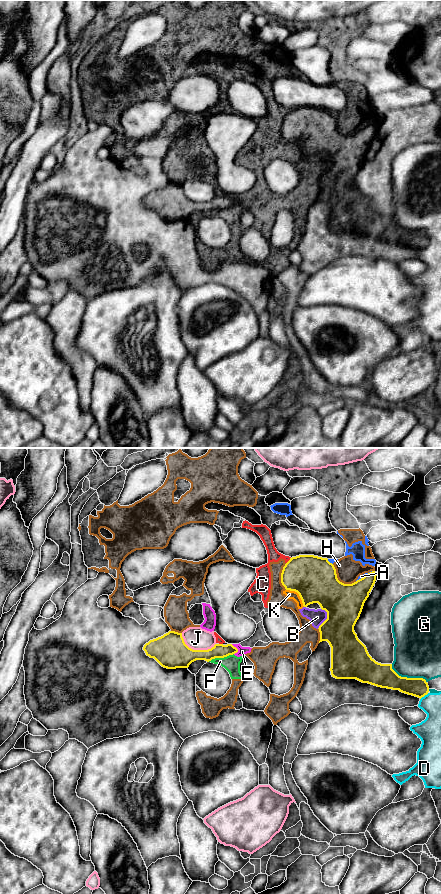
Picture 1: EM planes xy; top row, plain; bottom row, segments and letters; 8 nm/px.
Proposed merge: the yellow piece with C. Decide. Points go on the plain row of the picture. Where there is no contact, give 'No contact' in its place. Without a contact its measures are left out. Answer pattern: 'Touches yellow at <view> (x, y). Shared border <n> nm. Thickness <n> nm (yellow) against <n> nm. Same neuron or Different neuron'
Touches yellow at xy (289, 112). Shared border 70 nm. Thickness 360 nm (yellow) against 120 nm. Different neuron

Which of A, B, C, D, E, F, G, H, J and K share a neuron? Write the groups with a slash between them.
A B C E F H K / D / G / J

